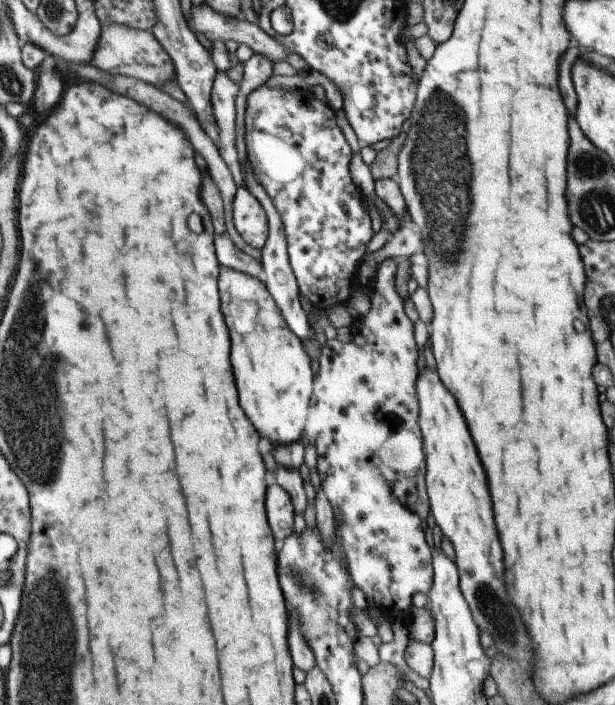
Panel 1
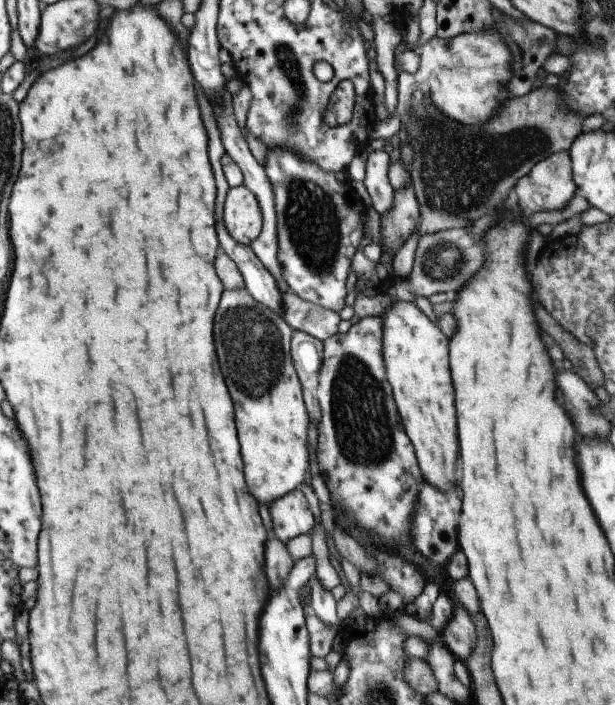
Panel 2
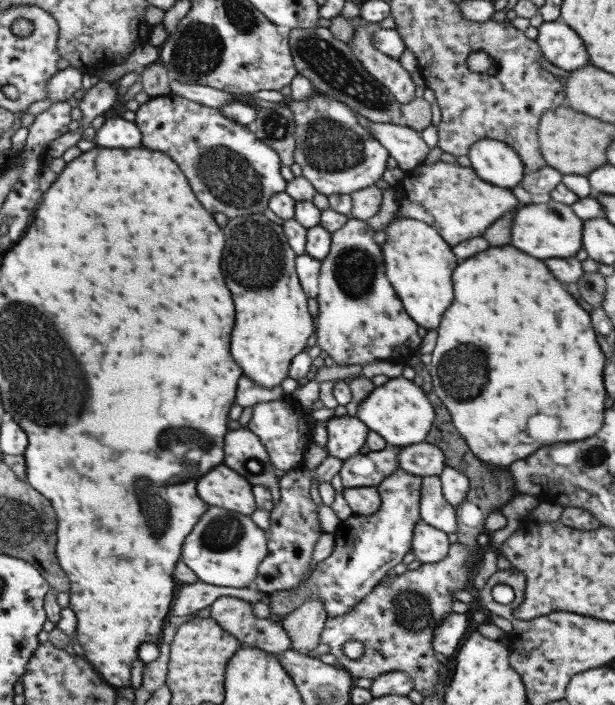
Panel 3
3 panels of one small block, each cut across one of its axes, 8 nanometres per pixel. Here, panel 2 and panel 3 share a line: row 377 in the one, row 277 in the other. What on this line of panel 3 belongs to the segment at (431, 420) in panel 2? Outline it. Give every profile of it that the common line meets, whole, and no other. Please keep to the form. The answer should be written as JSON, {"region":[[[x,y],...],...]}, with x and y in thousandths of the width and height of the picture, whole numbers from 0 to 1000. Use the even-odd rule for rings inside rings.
{"region":[[[641,308],[624,326],[628,345],[620,352],[628,394],[680,462],[693,468],[712,465],[719,445],[738,423],[735,383],[741,380],[741,363],[735,360],[737,350],[722,343],[709,322],[672,309]]]}

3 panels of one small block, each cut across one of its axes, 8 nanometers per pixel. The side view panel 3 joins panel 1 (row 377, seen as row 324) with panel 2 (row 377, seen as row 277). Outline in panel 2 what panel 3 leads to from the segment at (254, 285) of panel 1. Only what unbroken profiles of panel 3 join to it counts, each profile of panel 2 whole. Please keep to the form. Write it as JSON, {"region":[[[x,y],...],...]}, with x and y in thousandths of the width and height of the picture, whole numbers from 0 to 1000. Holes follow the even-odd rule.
{"region":[[[366,411],[348,451],[348,488],[361,533],[384,582],[384,607],[397,652],[397,675],[407,701],[423,715],[446,715],[485,694],[504,662],[501,637],[502,589],[493,573],[491,550],[473,511],[475,465],[459,448],[418,428],[400,411]]]}

